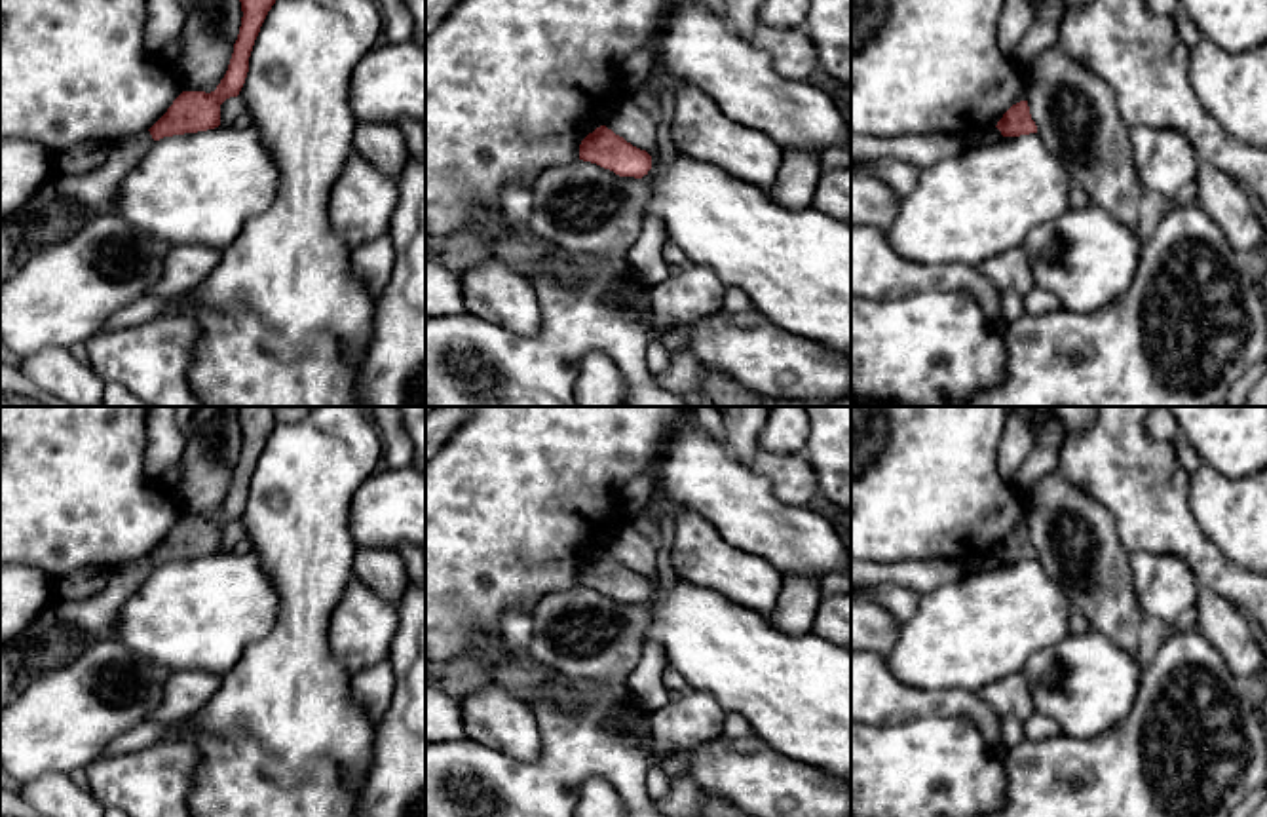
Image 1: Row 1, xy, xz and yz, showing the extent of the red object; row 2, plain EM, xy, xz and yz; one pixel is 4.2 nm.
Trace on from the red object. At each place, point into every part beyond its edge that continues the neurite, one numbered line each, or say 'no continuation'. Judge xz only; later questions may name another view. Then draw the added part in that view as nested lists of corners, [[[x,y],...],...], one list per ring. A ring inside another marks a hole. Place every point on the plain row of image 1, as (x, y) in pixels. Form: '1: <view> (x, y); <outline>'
no continuation

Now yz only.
no continuation

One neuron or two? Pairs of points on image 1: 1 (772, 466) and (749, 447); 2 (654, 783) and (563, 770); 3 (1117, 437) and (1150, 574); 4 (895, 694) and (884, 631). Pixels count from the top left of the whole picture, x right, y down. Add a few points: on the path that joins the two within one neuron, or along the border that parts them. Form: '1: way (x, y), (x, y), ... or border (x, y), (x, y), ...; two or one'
1: border (758, 451), (749, 462); two
2: border (650, 759), (646, 774), (648, 797); two
3: border (1131, 551), (1172, 553), (1186, 565); two
4: border (870, 652), (884, 656); two

